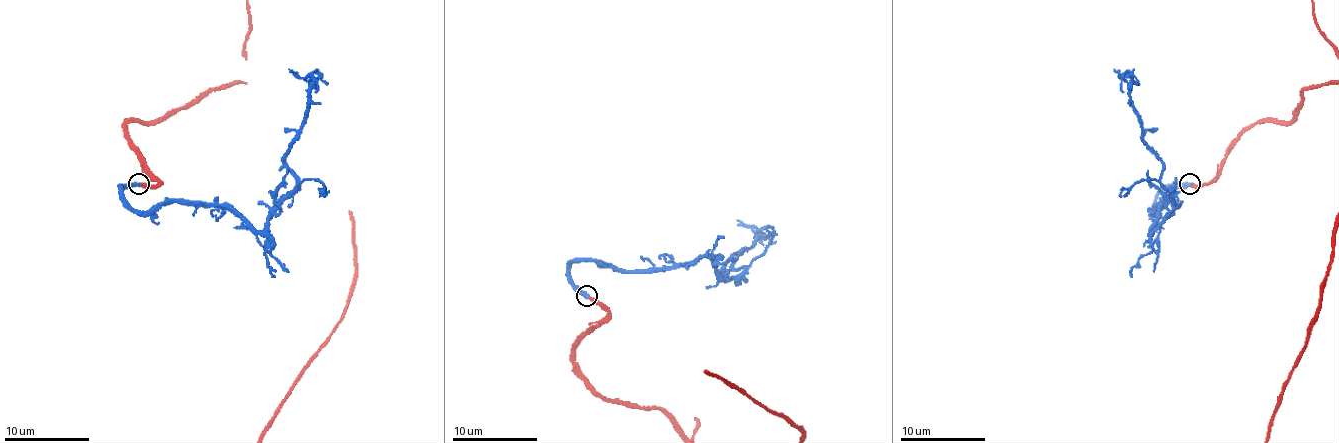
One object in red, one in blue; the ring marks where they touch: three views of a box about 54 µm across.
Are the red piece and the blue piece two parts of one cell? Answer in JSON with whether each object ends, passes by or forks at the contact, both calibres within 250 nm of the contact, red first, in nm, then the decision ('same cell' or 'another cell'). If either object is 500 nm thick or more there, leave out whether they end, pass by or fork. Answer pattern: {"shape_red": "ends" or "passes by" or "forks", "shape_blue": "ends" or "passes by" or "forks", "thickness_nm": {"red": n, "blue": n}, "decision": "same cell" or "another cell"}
{"shape_red": "ends", "shape_blue": "ends", "thickness_nm": {"red": 320, "blue": 400}, "decision": "same cell"}

